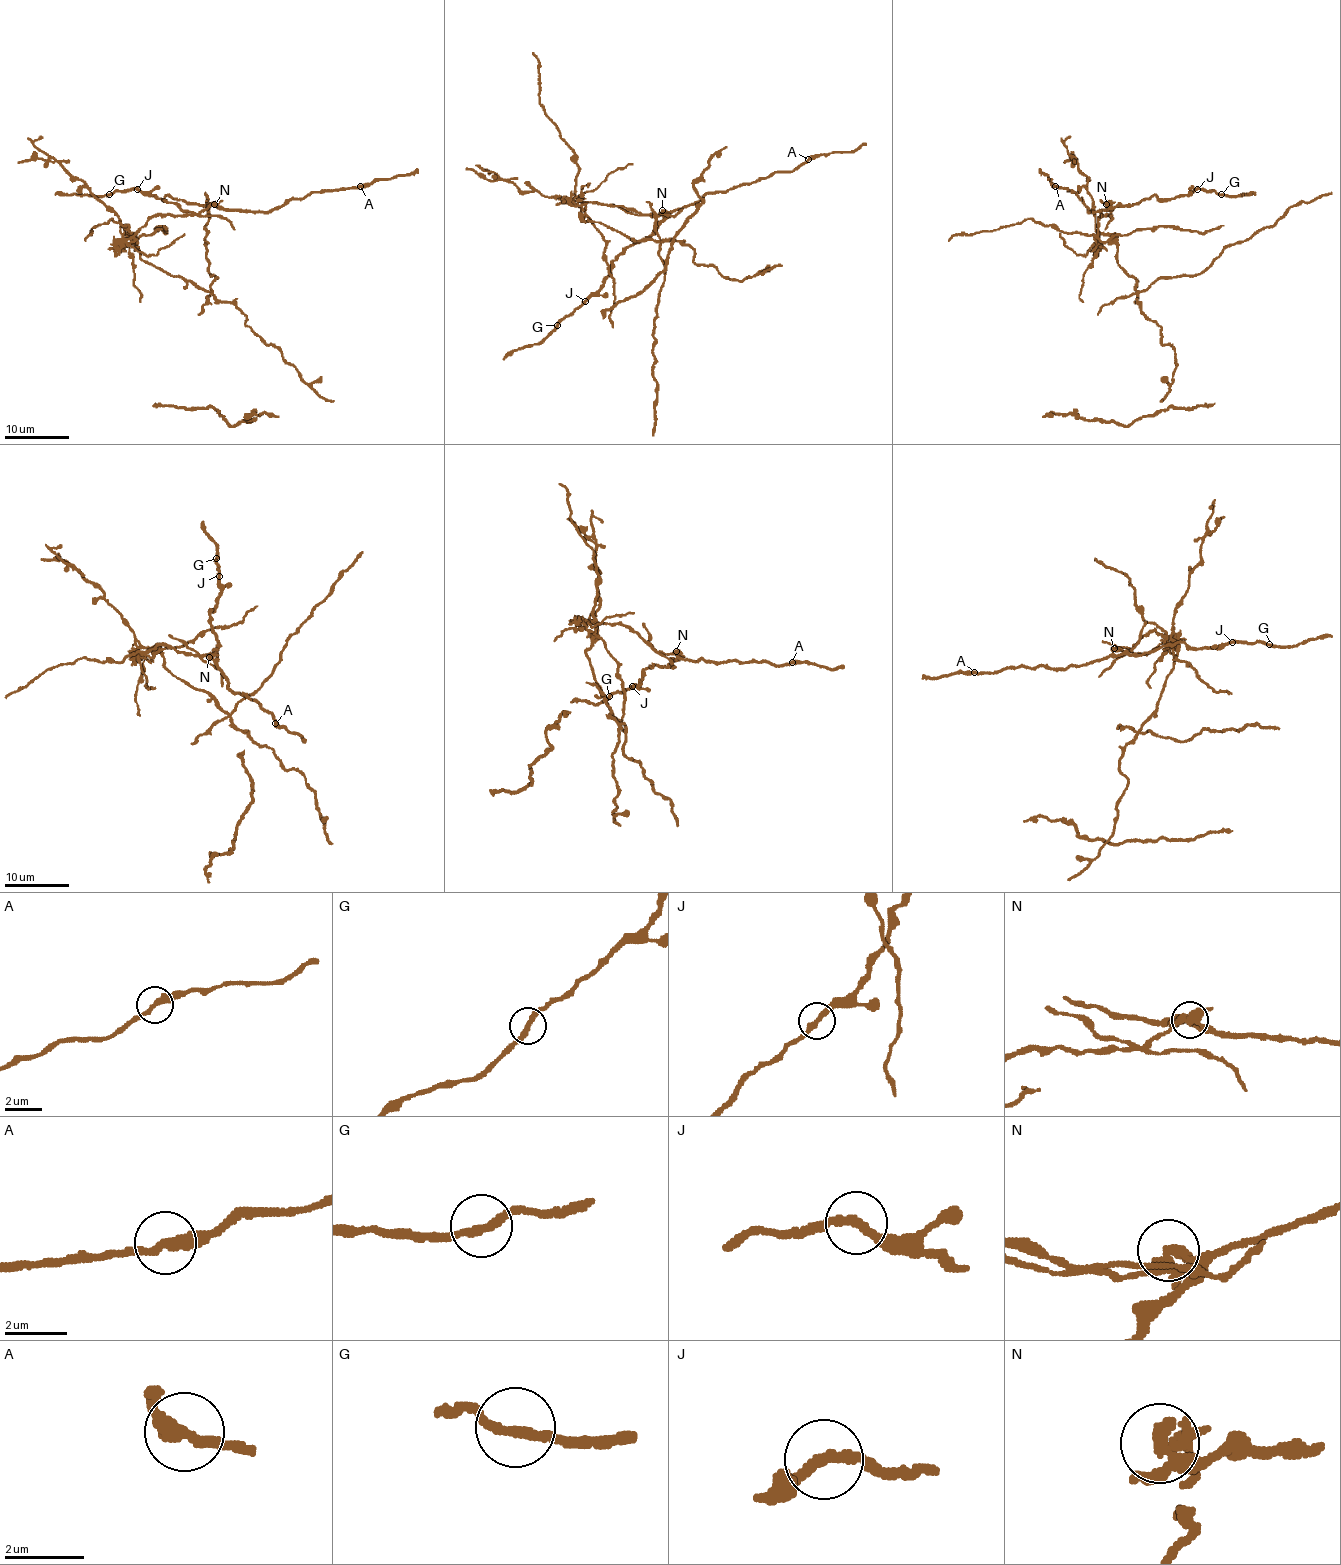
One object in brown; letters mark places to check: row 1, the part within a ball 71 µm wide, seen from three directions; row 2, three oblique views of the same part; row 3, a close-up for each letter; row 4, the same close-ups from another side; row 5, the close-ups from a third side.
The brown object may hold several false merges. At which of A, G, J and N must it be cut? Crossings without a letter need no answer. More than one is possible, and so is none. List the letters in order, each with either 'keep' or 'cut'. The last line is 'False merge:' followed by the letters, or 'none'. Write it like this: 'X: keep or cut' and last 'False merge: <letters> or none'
A: cut
G: keep
J: keep
N: cut
False merge: A, N

